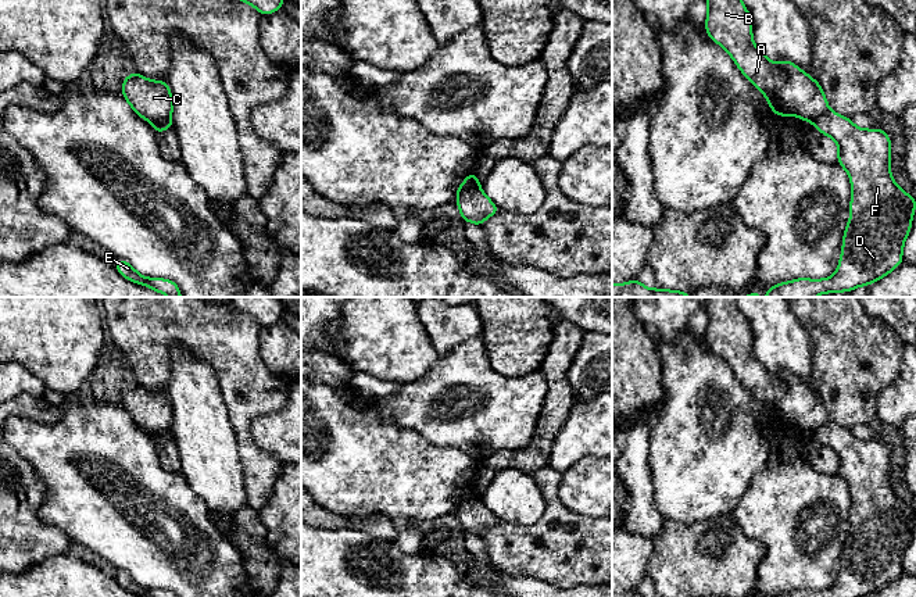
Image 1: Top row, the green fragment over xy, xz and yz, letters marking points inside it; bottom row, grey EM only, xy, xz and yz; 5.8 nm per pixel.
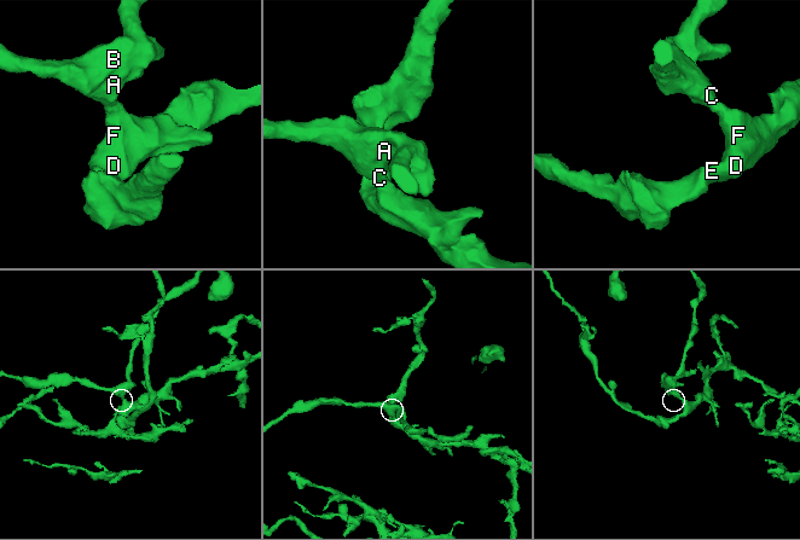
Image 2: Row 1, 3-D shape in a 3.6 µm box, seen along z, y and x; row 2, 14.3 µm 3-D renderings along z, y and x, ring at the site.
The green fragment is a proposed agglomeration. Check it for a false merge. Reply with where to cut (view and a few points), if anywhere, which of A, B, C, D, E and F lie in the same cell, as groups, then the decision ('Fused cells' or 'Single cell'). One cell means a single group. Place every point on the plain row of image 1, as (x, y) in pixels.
Split along xz (480, 499), (457, 506). Groups: A B C / D E F. Fused cells

